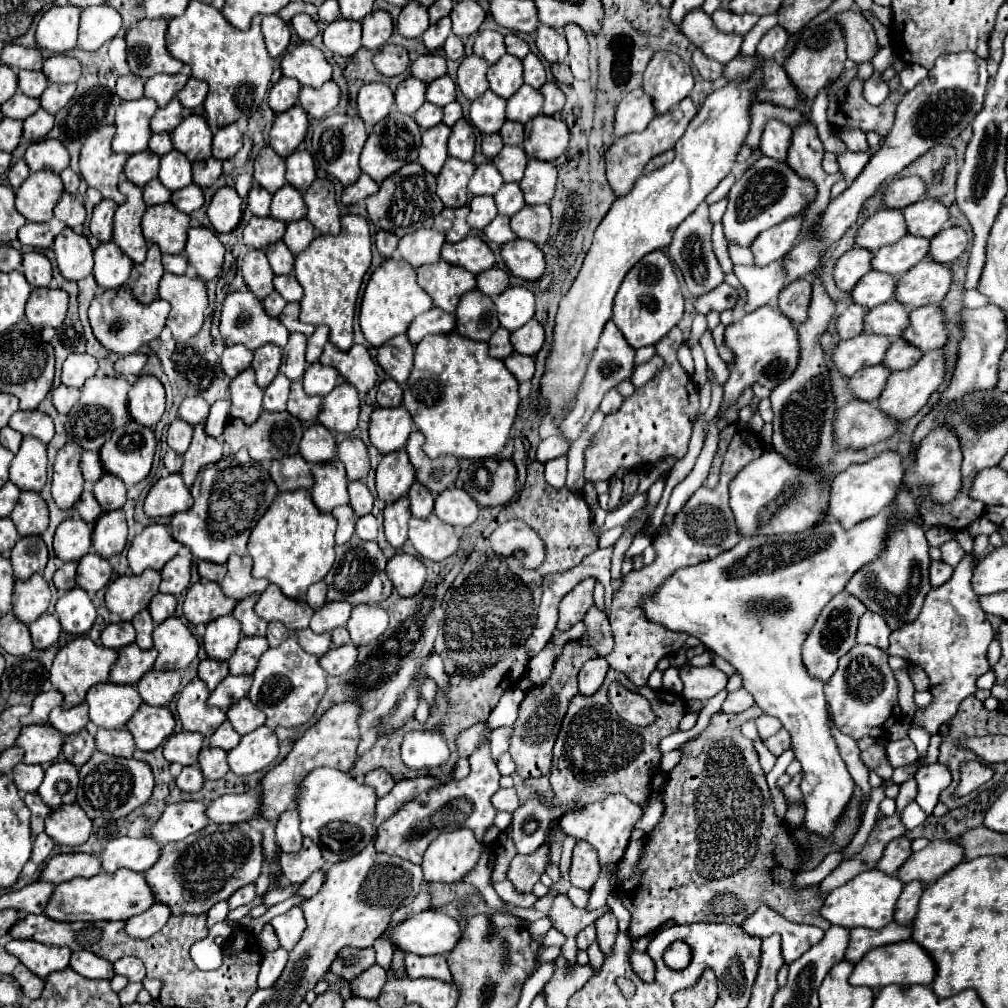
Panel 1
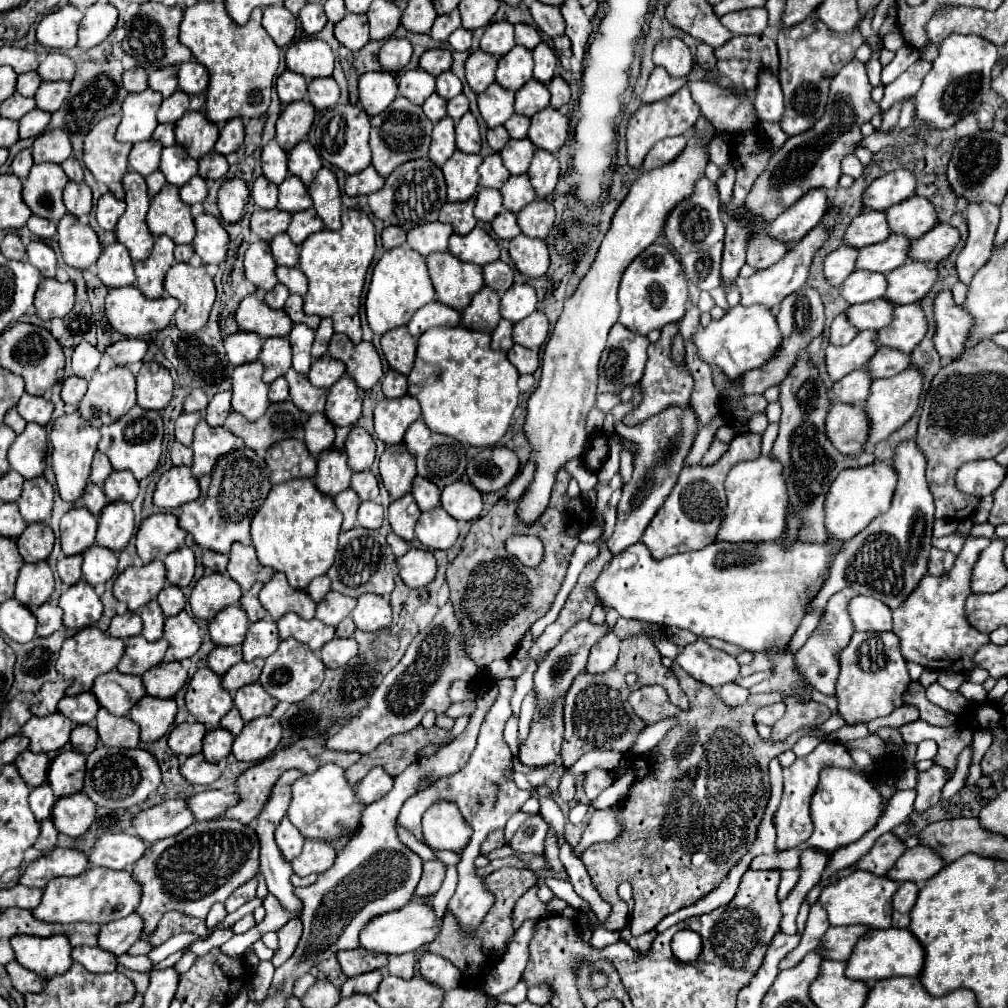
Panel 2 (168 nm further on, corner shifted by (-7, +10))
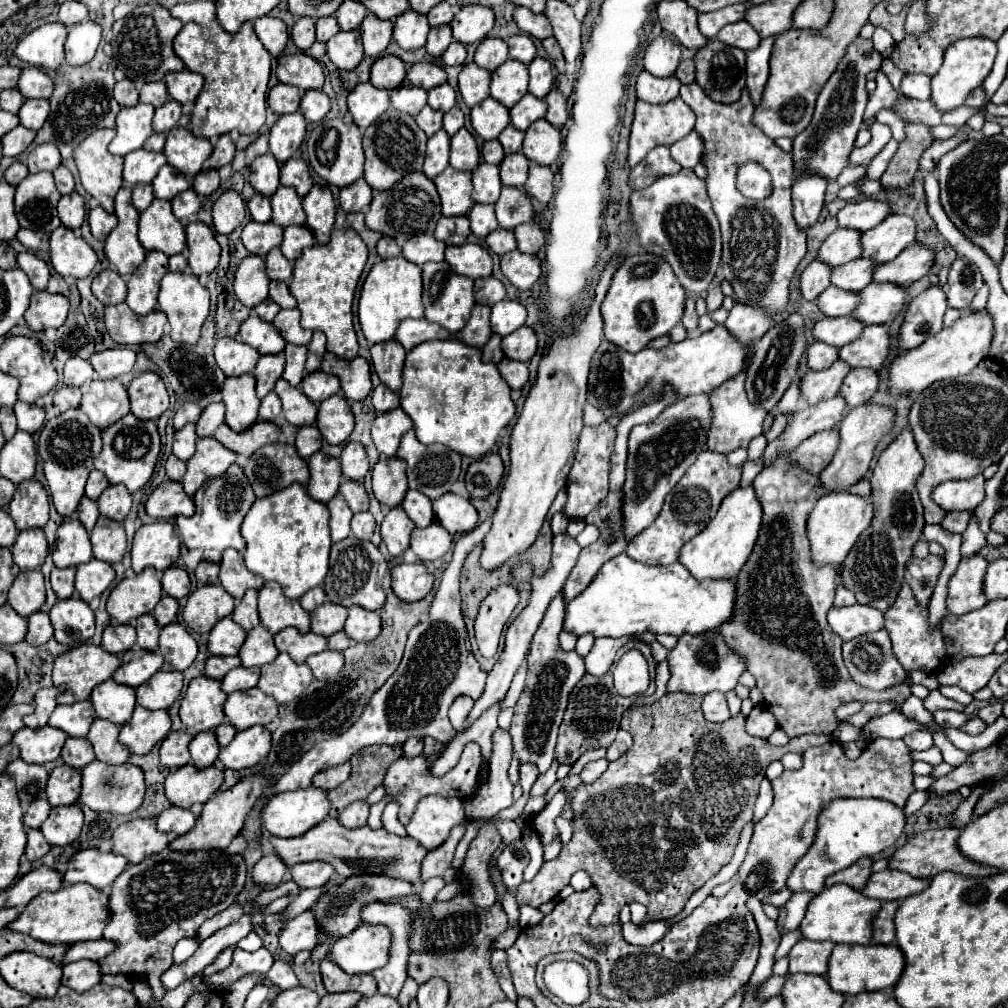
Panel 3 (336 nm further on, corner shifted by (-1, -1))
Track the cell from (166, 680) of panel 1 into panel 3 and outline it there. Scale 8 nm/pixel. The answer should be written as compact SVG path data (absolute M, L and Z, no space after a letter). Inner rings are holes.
M158 671L150 677L148 683L142 683L138 689L138 705L144 709L168 709L182 691L182 673L178 671Z

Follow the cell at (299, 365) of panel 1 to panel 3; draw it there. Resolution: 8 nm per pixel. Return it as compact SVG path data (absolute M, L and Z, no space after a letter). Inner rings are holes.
M286 345L284 349L286 355L286 367L284 367L284 379L298 387L300 381L304 379L304 361L306 361L306 347L304 345Z

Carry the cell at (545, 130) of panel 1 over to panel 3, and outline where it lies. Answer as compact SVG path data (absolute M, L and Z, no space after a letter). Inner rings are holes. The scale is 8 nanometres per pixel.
M546 119L536 121L528 131L524 139L524 155L530 161L536 161L540 165L552 165L562 149L562 135L560 129L550 125Z

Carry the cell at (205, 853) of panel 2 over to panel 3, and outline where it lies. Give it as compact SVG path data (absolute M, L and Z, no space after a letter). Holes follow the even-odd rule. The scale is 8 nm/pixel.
M164 849L164 853L156 853L154 857L146 857L138 865L128 865L128 869L112 883L110 893L110 911L112 919L104 929L104 939L116 943L116 951L104 959L100 959L102 973L110 975L126 975L126 977L146 977L152 985L156 999L164 997L164 989L160 985L160 975L172 965L172 949L184 939L196 935L198 927L214 917L216 913L230 907L238 893L246 883L248 871L244 857L240 853L228 853L226 849L202 849L200 853L176 853L172 849Z

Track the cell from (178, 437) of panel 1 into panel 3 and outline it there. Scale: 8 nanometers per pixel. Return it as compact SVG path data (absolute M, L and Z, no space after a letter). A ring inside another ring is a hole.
M188 423L184 425L184 429L176 431L174 435L174 445L172 445L172 453L182 459L182 461L188 461L194 451L196 451L196 431L194 431L194 423Z

